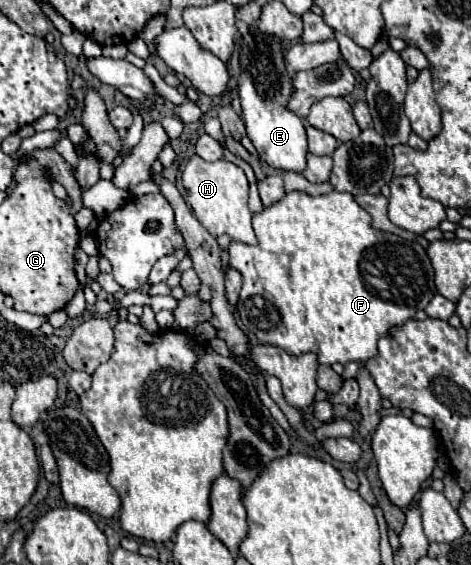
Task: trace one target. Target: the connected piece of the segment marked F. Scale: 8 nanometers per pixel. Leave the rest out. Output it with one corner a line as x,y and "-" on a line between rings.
289,192
281,202
263,208
259,214
253,216
253,228
259,238
257,246
241,244
241,242
231,242
229,246
229,266
237,268
243,274
243,288
239,294
237,302
237,312
245,324
245,328
255,334
263,344
273,344
279,348
285,348
289,354
303,354
303,352
313,352
319,356
321,364
347,364
347,362
359,362
363,364
365,360
377,356
377,342
383,336
389,336
389,330
393,326
403,326
407,320
411,320
417,312
417,308
425,310
425,306
431,302
431,298
437,294
435,282
433,282
433,266
427,256
427,250
417,242
417,240
403,240
397,234
389,234
383,230
375,230
371,226
371,214
361,208
355,200
353,194
347,192
329,192
329,194
319,194
319,196
309,196
305,192

